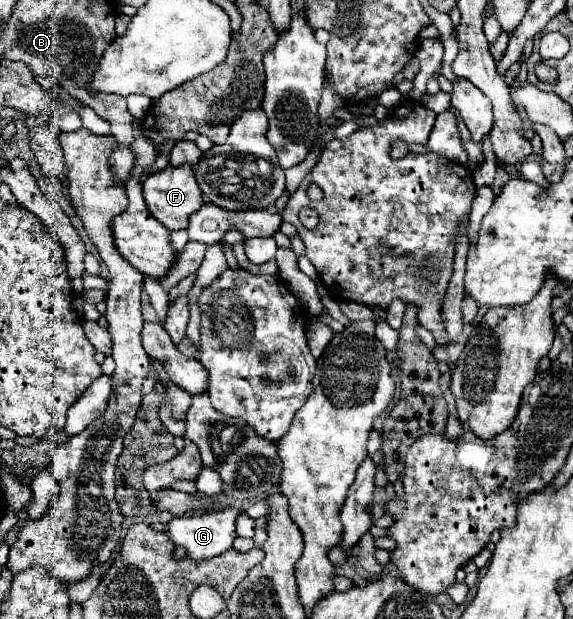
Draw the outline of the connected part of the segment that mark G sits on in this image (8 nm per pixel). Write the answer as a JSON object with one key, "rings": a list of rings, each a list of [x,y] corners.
{"rings":[[[225,507],[225,509],[219,509],[219,511],[193,515],[193,517],[173,517],[171,523],[165,525],[165,531],[169,533],[175,547],[183,547],[187,551],[189,559],[203,561],[203,559],[211,559],[211,557],[217,557],[217,555],[225,553],[233,545],[233,541],[237,537],[235,535],[237,515],[239,515],[239,509]]]}

